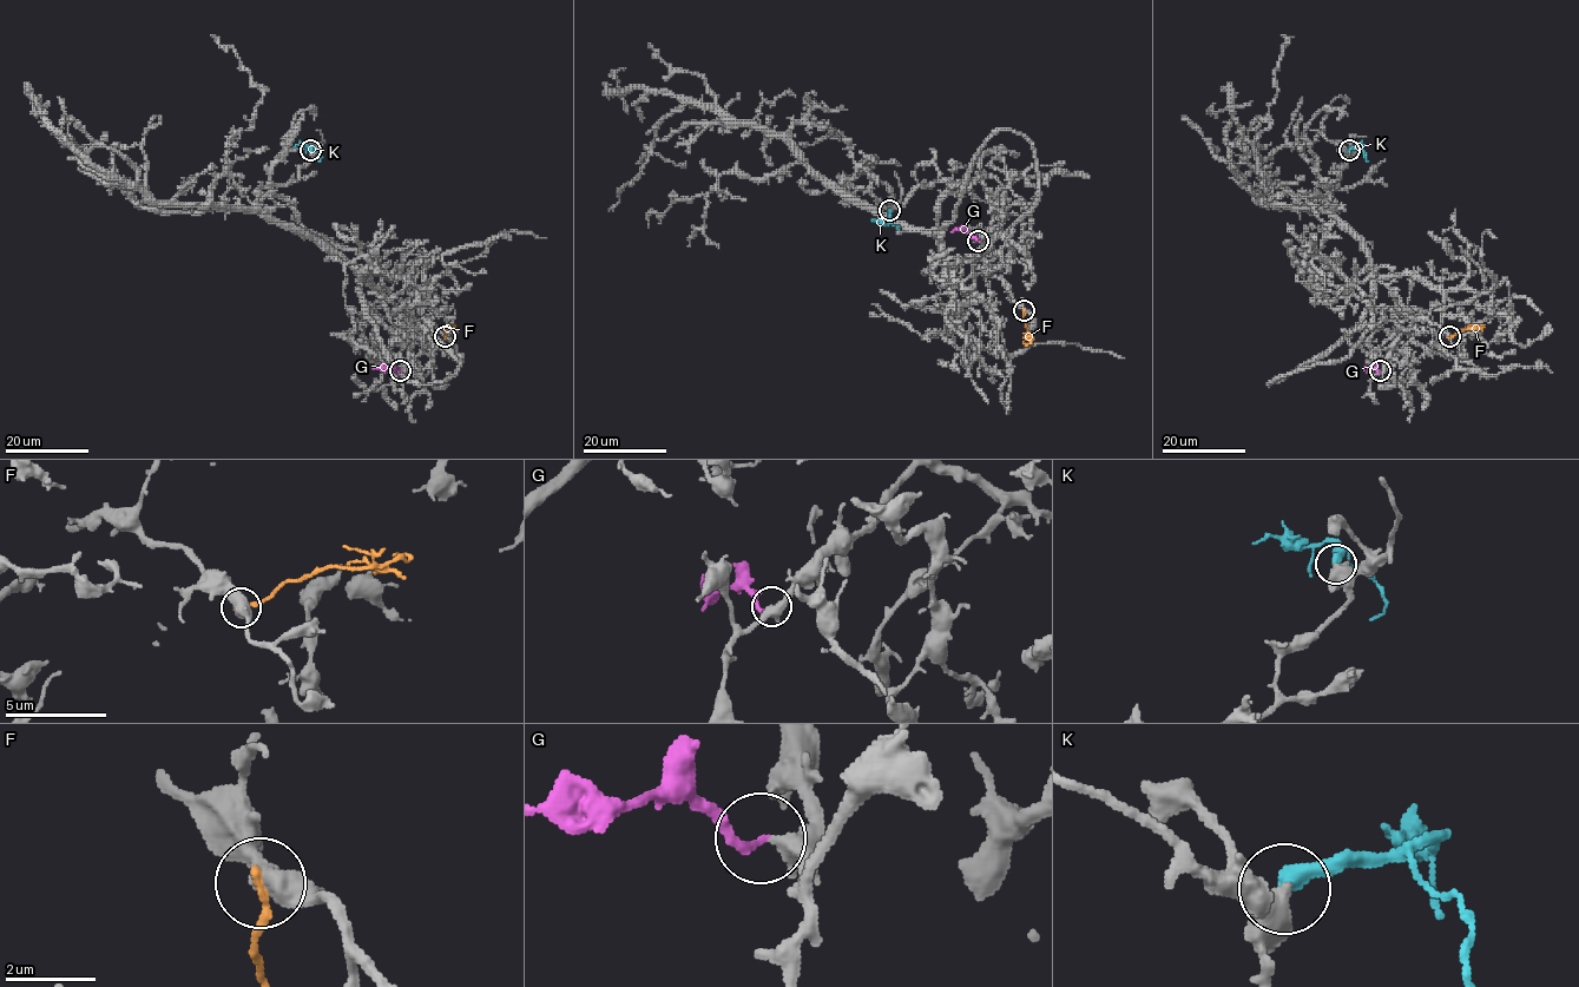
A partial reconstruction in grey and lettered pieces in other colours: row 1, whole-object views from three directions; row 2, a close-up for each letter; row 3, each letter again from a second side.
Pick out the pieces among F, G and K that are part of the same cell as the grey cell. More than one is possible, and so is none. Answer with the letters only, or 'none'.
G

